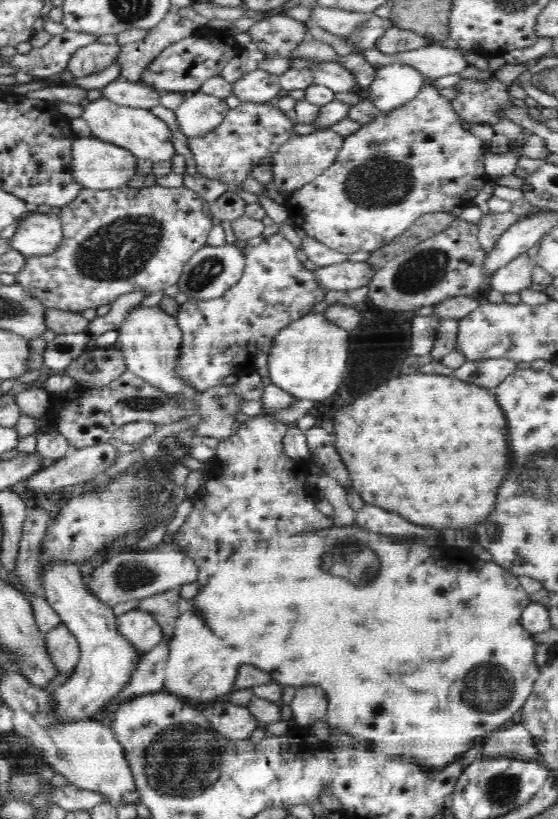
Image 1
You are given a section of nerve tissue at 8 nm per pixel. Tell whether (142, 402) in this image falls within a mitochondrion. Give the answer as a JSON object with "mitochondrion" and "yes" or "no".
{"mitochondrion":"yes"}

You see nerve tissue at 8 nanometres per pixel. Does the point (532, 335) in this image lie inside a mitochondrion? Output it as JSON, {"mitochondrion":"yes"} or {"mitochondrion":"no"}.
{"mitochondrion":"no"}

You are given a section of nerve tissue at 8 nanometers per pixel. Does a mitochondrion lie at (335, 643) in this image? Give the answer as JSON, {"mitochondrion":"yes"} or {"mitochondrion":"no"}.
{"mitochondrion":"no"}

